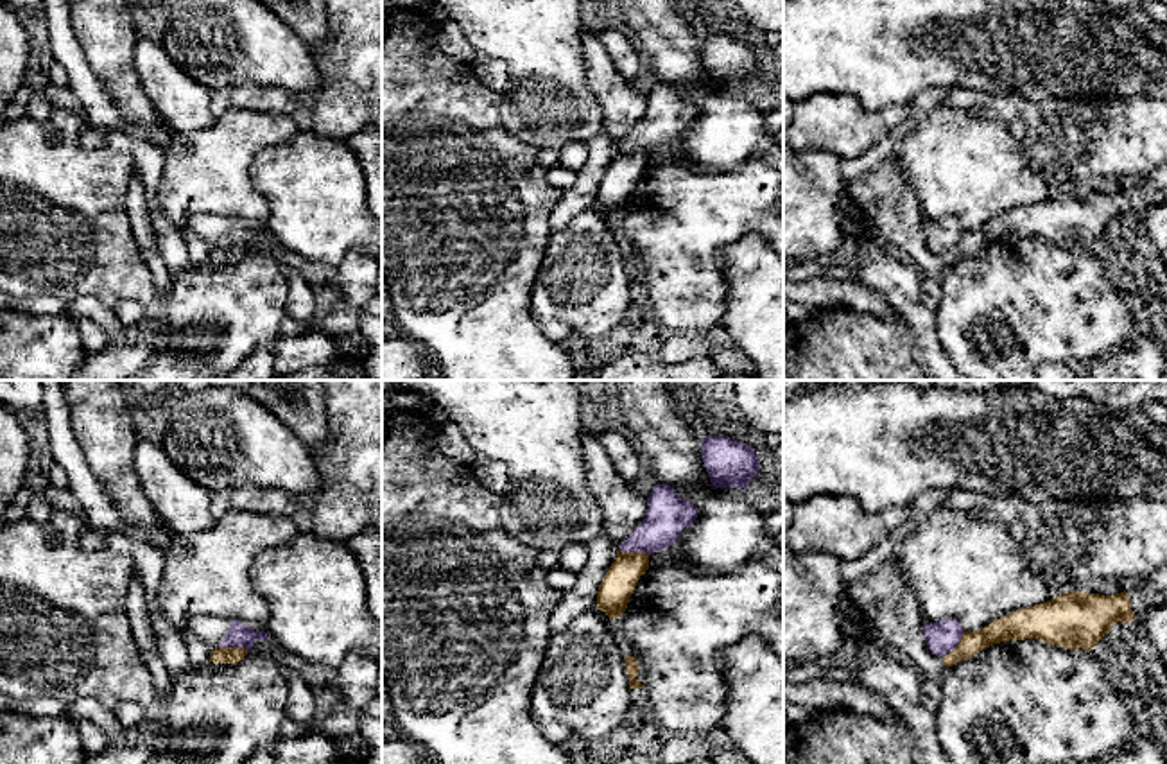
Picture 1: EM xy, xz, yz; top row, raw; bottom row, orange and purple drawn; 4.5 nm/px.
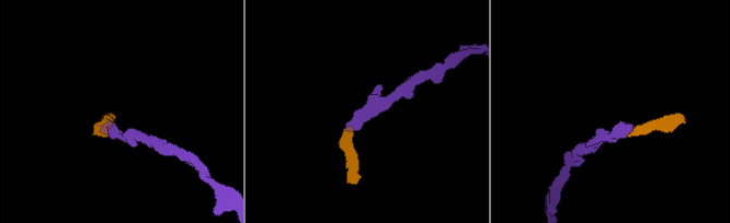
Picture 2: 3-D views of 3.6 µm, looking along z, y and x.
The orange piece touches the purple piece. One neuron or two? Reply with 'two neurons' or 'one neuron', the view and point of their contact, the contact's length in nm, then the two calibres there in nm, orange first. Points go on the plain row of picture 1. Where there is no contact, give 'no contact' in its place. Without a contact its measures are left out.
two neurons | yz (956, 246) | 170 nm | 110/150 nm

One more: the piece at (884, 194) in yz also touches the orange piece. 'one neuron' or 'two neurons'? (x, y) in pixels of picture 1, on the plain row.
one neuron

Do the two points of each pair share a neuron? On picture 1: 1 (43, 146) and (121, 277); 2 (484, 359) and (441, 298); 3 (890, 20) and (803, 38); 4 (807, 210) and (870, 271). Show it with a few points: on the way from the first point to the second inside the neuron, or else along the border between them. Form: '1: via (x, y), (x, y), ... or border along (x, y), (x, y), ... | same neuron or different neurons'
1: via (49, 178), (81, 210), (81, 237), (88, 244) | same neuron
2: via (484, 345), (456, 312) | same neuron
3: via (868, 34), (825, 38) | same neuron
4: border along (873, 230), (863, 232), (852, 243) | different neurons

